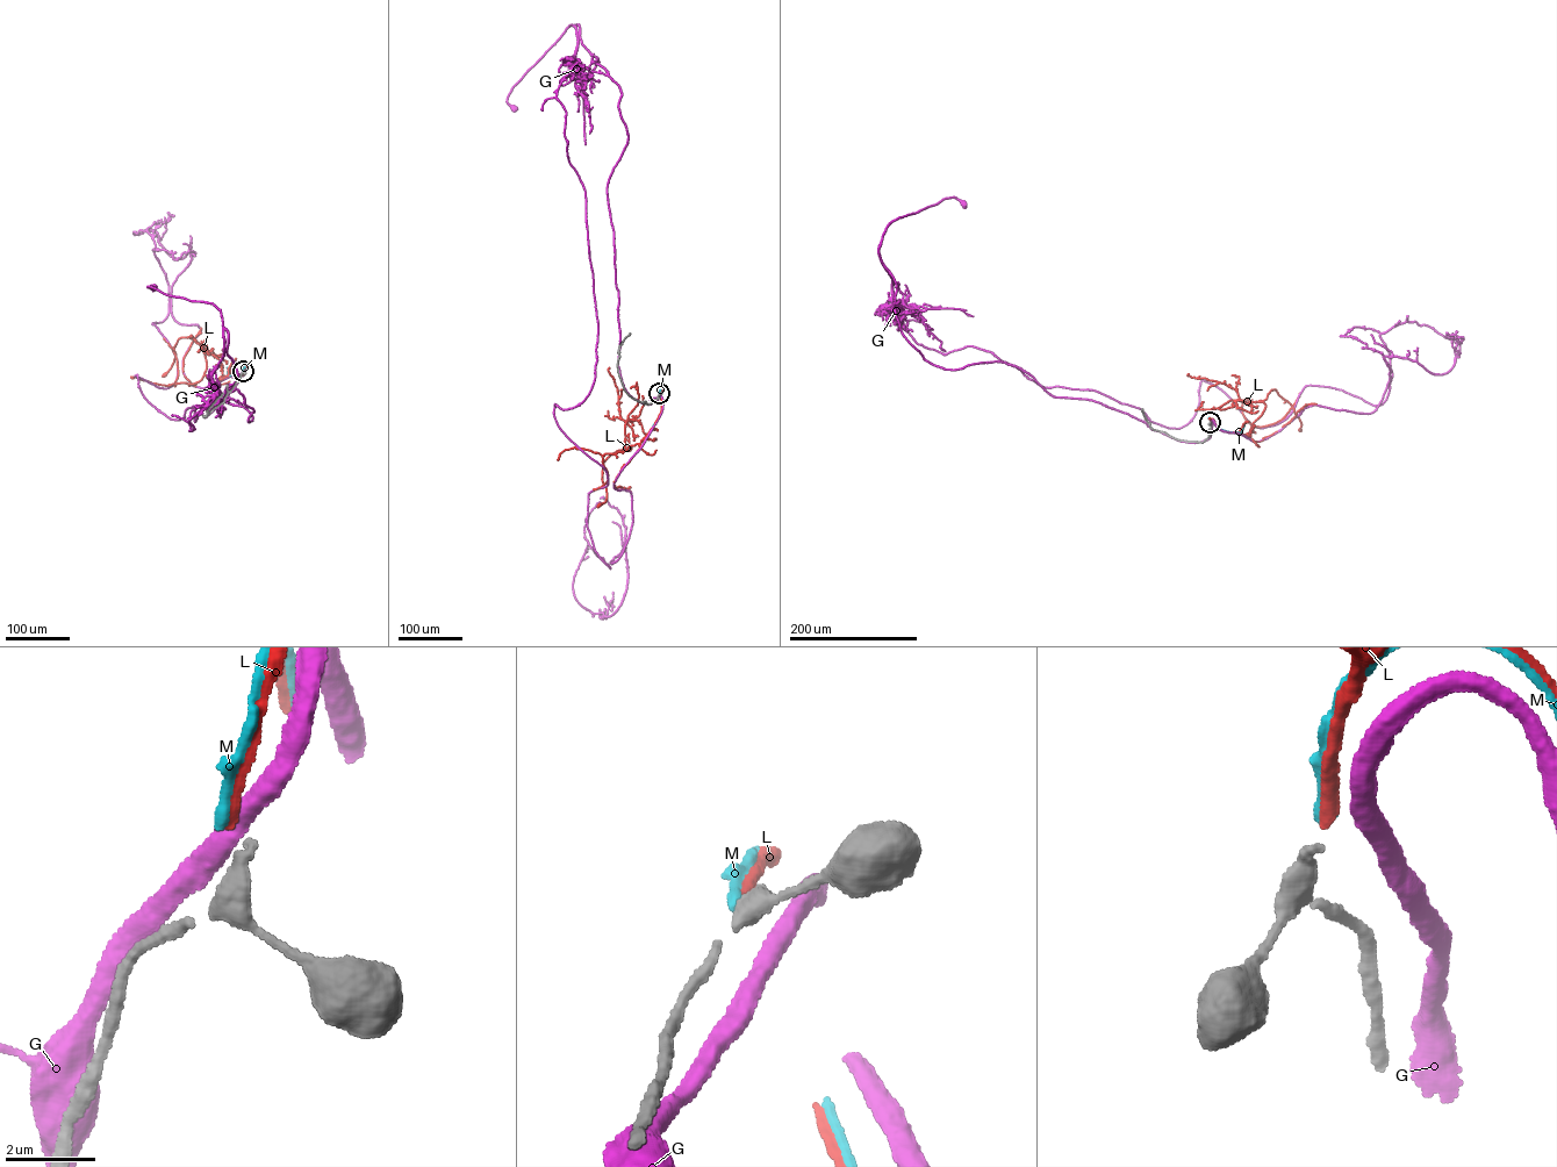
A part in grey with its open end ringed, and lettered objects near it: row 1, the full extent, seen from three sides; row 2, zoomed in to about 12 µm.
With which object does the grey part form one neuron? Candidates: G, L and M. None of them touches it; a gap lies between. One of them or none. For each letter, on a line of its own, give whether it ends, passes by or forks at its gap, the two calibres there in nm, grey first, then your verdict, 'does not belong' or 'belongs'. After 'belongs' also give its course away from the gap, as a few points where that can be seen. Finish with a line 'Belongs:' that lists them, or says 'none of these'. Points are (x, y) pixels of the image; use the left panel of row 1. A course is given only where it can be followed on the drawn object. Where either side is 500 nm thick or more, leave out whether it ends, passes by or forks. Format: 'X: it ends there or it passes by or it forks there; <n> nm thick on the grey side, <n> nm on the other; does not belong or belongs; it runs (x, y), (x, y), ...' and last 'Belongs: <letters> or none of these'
G: it passes by; 320 nm thick on the grey side, 440 nm on the other; does not belong
L: it ends there; 320 nm thick on the grey side, 300 nm on the other; does not belong
M: it ends there; 320 nm thick on the grey side, 280 nm on the other; does not belong
Belongs: none of these

